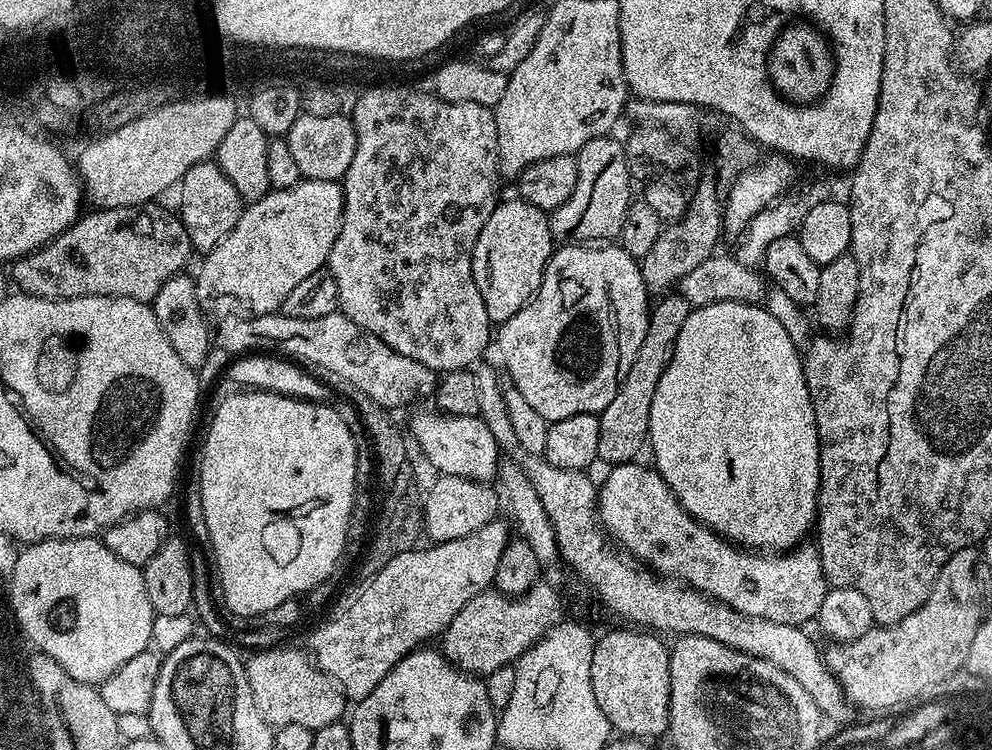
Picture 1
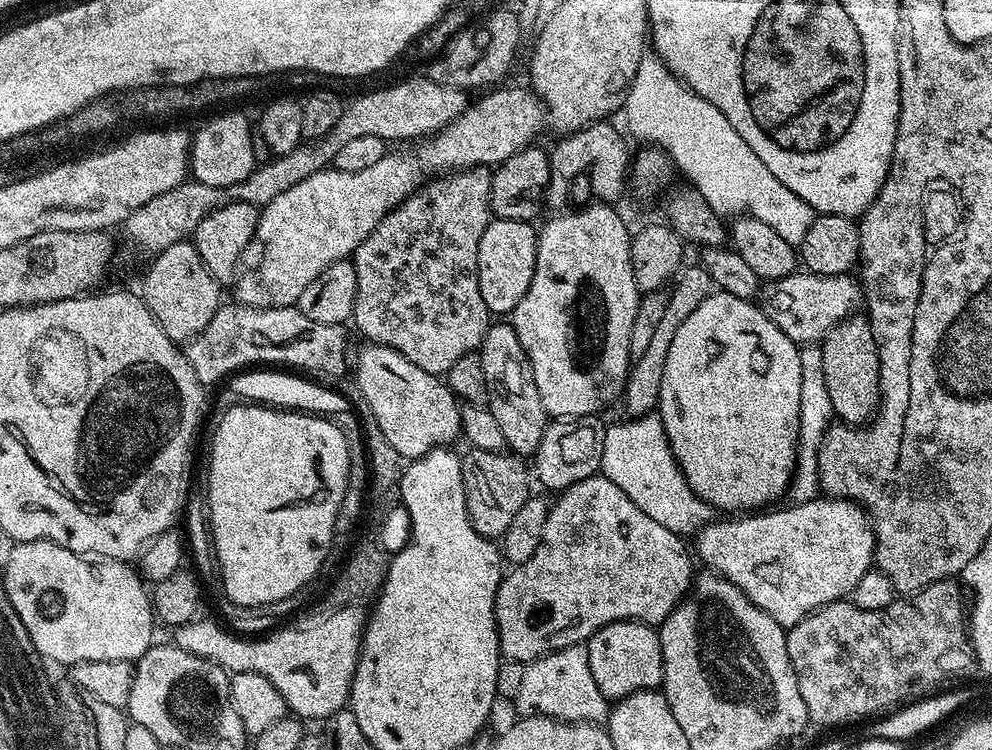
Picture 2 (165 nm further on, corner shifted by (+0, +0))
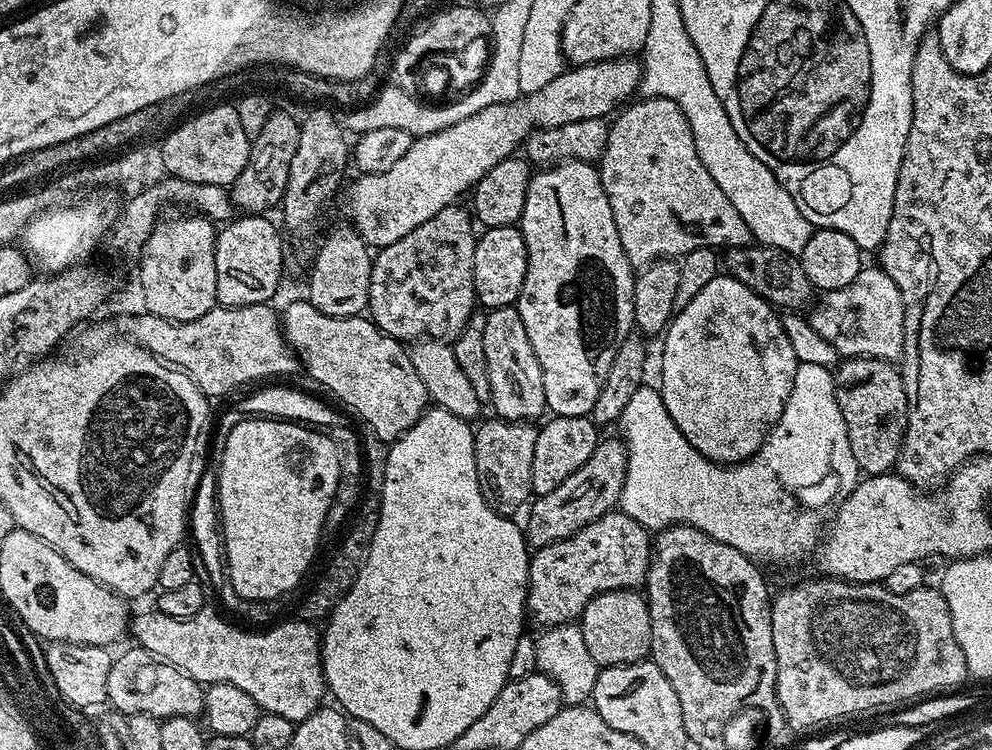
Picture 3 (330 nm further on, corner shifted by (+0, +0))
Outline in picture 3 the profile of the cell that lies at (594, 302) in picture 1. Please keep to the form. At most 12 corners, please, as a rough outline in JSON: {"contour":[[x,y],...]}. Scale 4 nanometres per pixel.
{"contour":[[597,165],[533,171],[514,307],[547,411],[588,416],[633,335]]}

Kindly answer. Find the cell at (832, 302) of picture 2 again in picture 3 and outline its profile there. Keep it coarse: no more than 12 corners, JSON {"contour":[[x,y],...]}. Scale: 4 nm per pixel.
{"contour":[[861,267],[807,320],[841,357],[899,361],[902,294]]}

